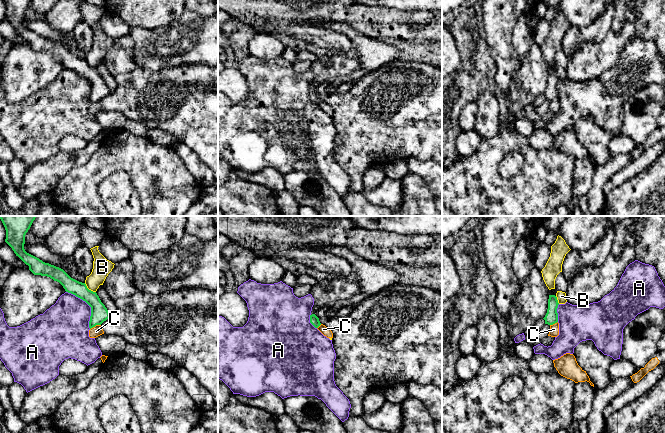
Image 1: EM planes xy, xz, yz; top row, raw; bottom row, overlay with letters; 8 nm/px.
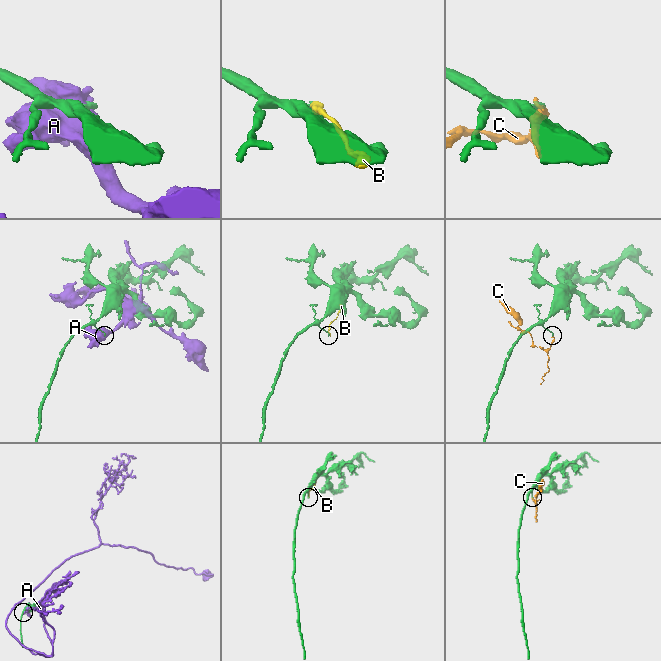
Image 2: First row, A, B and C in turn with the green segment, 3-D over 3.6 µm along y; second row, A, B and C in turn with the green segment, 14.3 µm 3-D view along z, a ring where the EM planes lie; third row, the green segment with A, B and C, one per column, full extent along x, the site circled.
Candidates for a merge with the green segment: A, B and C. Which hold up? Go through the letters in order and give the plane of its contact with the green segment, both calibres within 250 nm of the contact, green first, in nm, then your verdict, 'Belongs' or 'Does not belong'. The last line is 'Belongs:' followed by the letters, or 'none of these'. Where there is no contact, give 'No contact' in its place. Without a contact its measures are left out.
A: Touches green in xy. Thickness 140 nm (green) against 380 nm. Does not belong
B: Touches green in xy. Thickness 140 nm (green) against 150 nm. Does not belong
C: Touches green in xy. Thickness 140 nm (green) against 90 nm. Does not belong
Belongs: none of these

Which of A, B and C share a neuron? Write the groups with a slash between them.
A / B C

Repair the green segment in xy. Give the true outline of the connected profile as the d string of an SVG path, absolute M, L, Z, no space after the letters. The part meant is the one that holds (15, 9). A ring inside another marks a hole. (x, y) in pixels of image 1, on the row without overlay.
M3 0L6 6L5 18L12 24L34 51L47 52L59 58L66 68L85 77L91 83L89 104L101 101L110 94L110 90L96 68L89 66L85 59L71 54L63 45L45 39L27 29L24 25L25 11L32 0Z

